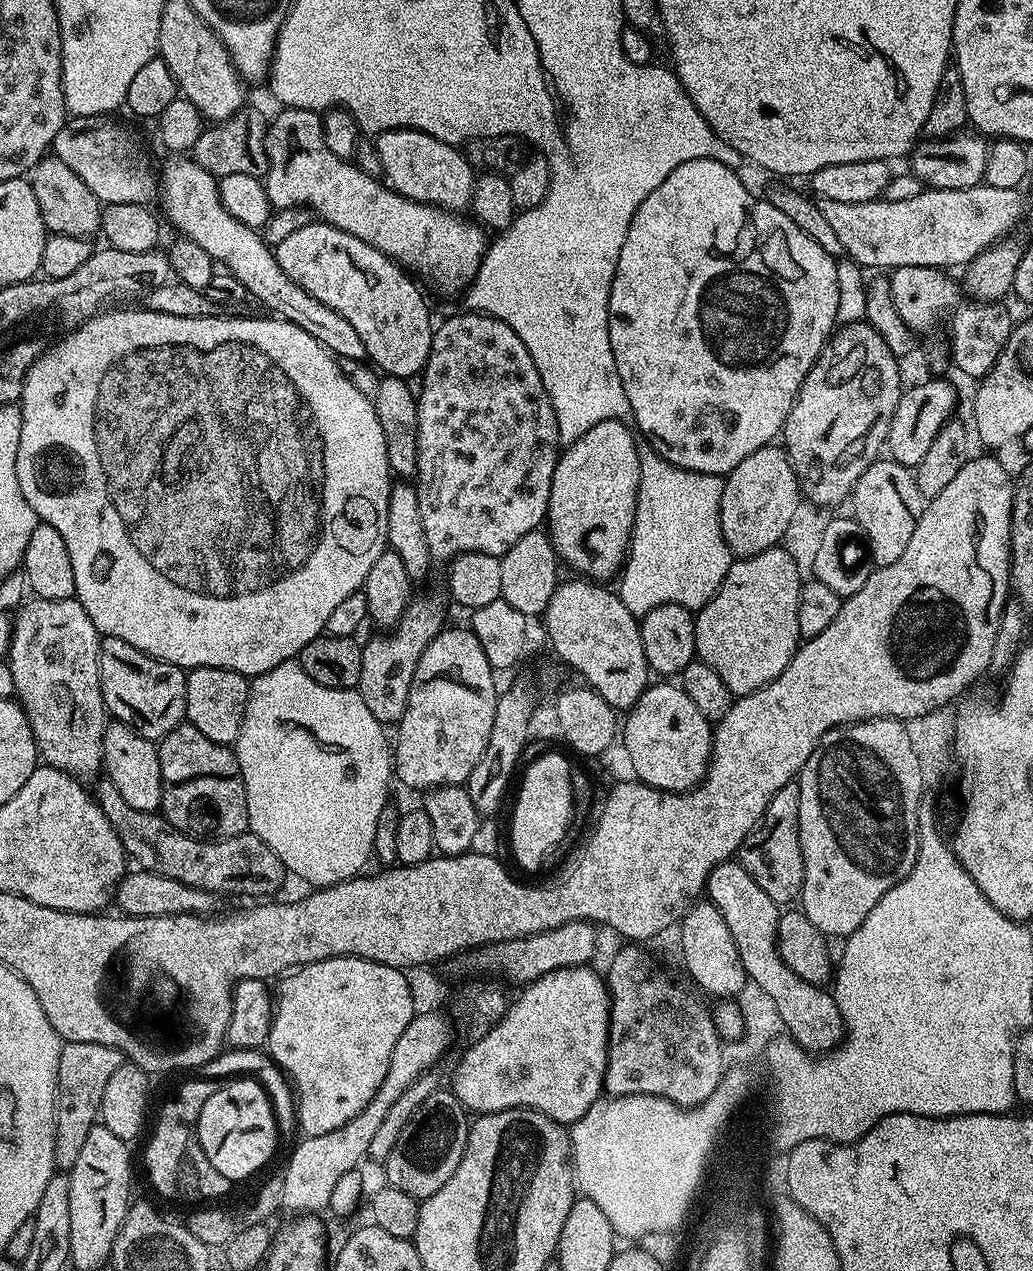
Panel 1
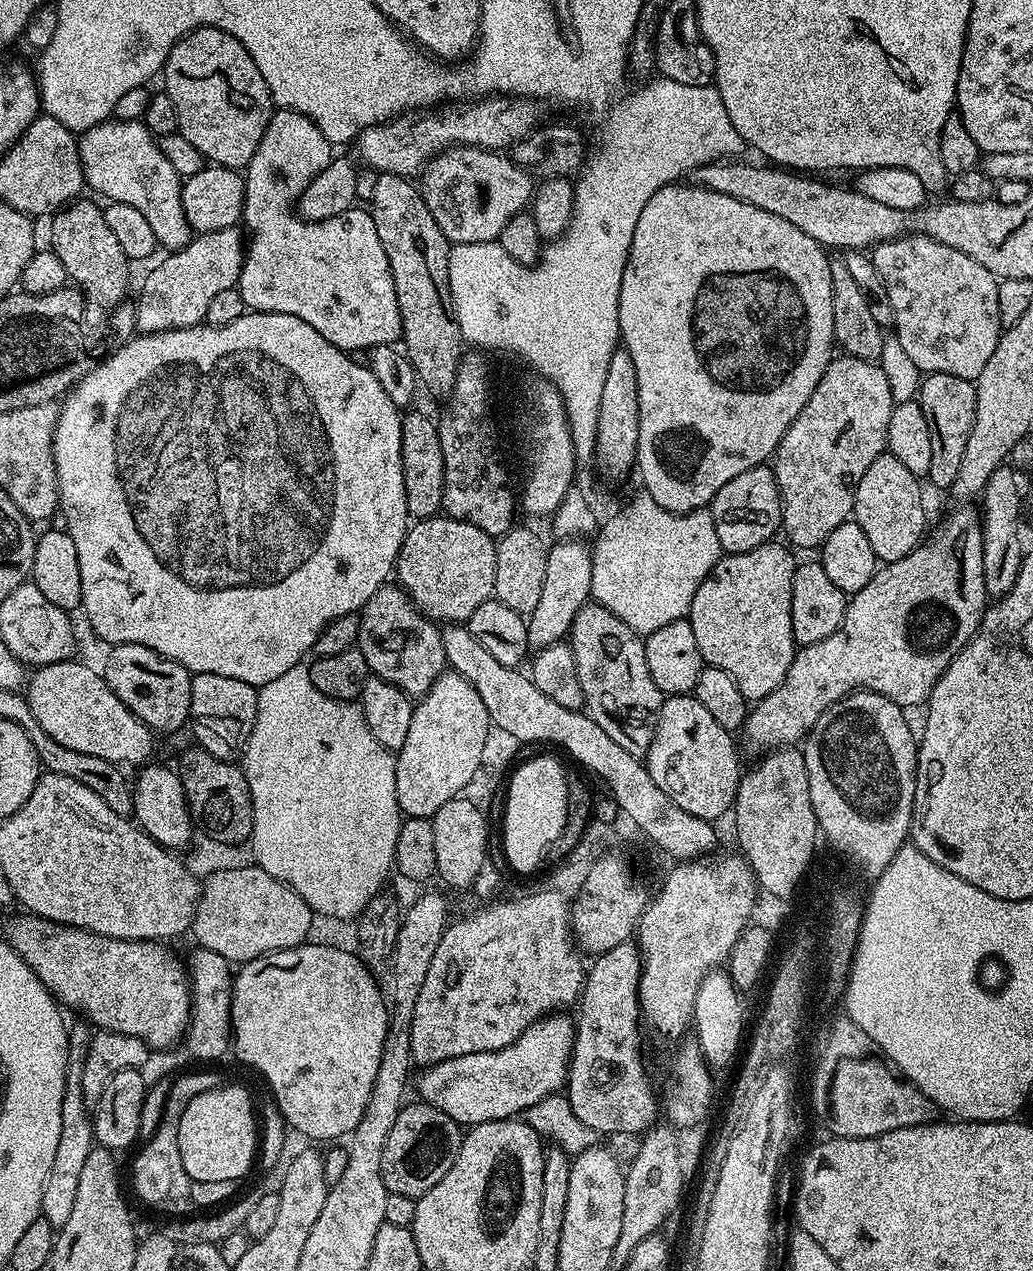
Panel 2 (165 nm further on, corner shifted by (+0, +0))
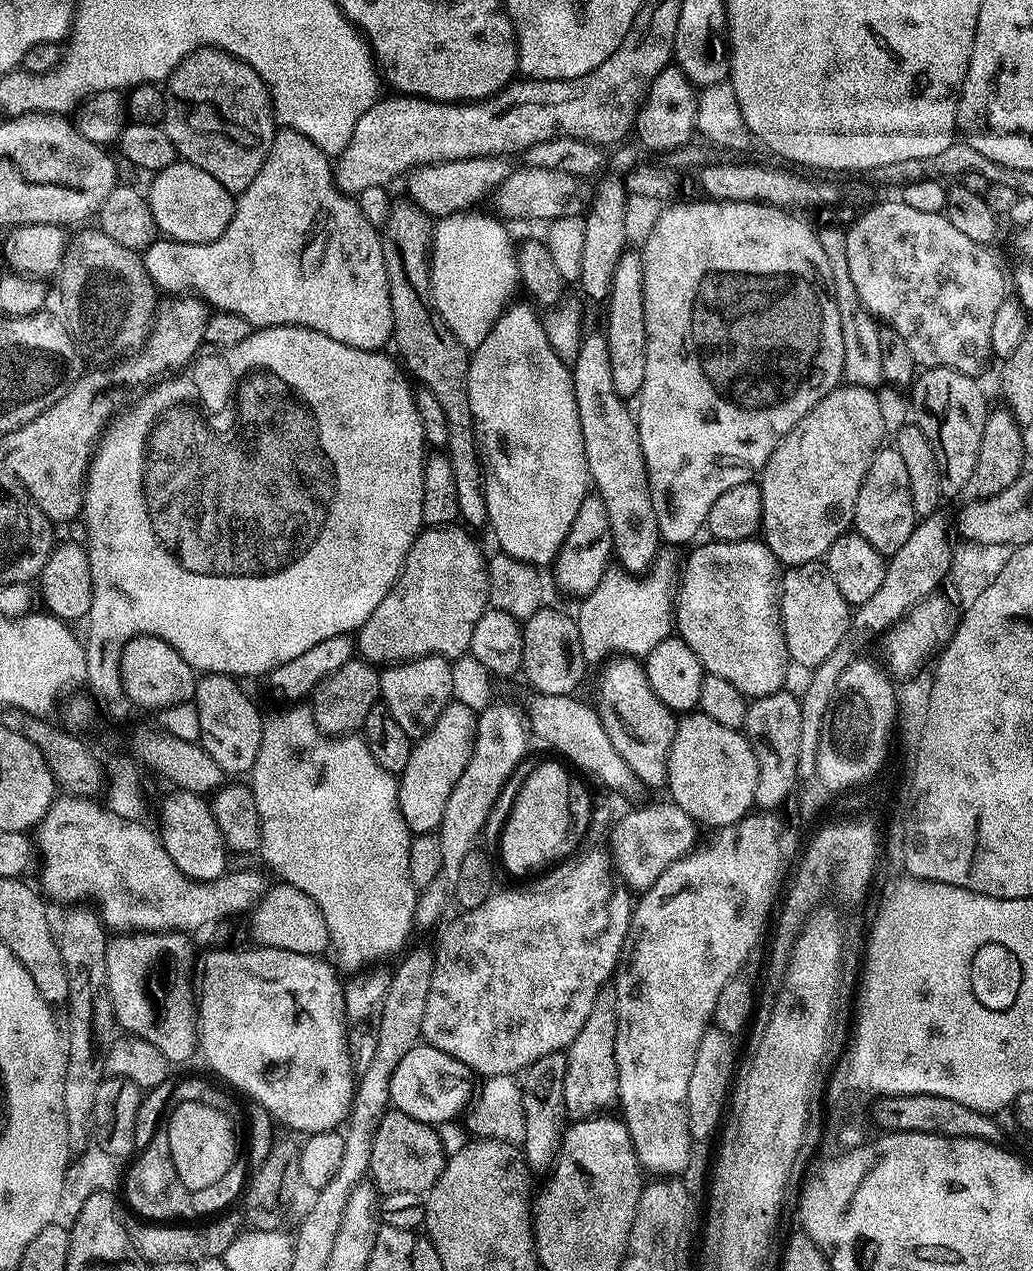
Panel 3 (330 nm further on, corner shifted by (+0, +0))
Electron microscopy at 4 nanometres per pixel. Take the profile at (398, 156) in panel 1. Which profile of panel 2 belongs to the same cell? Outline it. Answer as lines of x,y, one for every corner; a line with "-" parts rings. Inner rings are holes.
453,146
447,148
445,152
439,152
434,159
427,164
424,168
422,175
418,180
418,187
420,193
424,196
426,206
430,210
430,214
434,214
434,222
438,222
438,230
442,230
444,237
448,239
449,245
454,244
491,244
499,241
502,234
502,226
506,226
506,222
510,222
510,218
514,218
519,212
525,211
532,203
532,197
534,195
534,183
530,177
529,169
527,167
521,167
507,155
501,154
496,150
489,150
486,148
478,148
475,146

